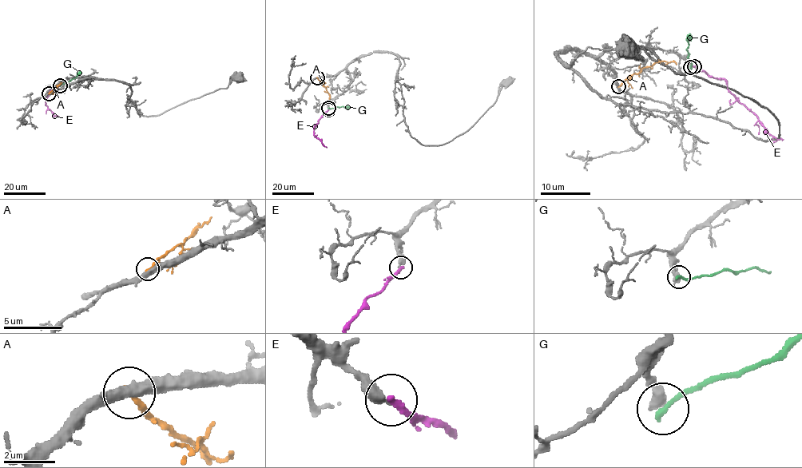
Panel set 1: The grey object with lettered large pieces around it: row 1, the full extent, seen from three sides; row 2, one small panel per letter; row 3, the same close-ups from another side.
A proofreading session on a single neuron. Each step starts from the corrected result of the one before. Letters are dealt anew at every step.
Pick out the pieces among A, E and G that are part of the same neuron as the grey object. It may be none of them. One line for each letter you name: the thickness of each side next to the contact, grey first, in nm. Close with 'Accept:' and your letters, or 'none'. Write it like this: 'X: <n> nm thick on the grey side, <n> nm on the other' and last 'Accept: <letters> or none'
E: 380 nm thick on the grey side, 280 nm on the other
Accept: E

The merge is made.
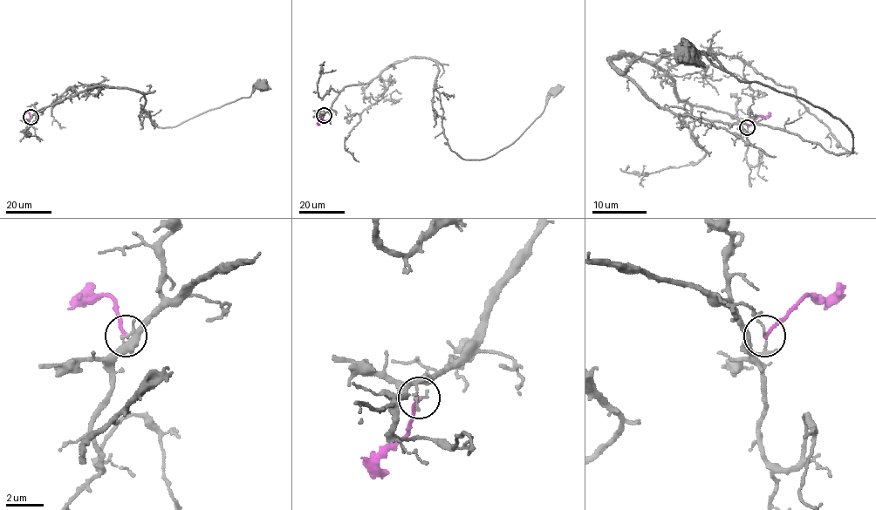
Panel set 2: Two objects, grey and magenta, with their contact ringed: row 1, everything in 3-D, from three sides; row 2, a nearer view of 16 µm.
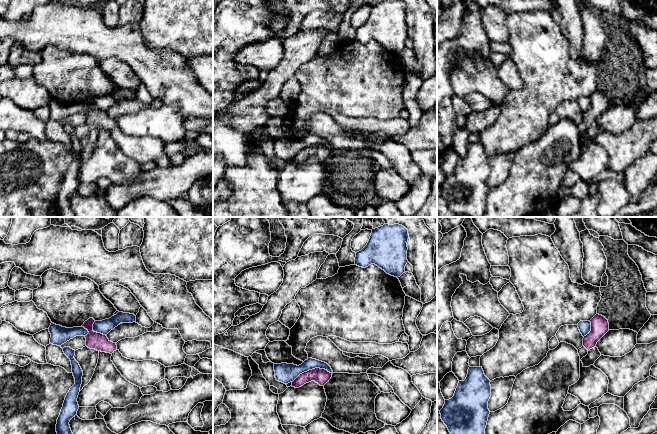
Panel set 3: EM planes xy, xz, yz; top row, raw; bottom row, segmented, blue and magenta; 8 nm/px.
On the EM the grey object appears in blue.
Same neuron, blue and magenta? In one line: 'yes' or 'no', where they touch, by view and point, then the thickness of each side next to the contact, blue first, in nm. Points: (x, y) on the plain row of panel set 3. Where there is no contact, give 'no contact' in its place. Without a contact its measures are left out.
no; meets blue in xz at (312, 144); 160 nm thick on the blue side, 130 nm on the other

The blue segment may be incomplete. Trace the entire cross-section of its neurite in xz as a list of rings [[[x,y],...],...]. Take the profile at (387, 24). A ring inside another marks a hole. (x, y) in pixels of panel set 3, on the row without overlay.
[[[384,0],[372,5],[367,21],[356,29],[355,41],[366,44],[377,41],[387,50],[400,53],[405,49],[408,6],[399,0]]]

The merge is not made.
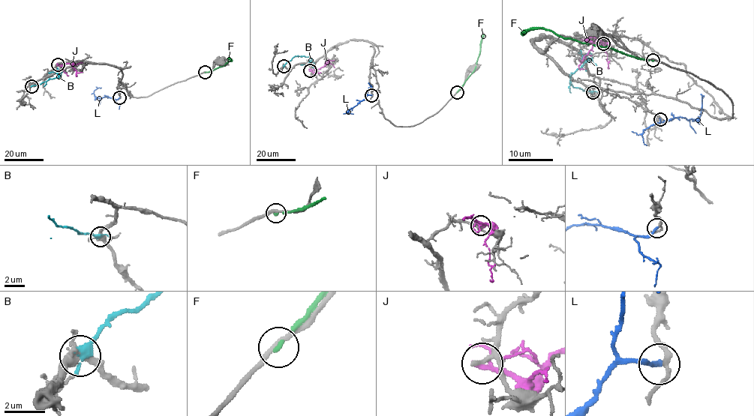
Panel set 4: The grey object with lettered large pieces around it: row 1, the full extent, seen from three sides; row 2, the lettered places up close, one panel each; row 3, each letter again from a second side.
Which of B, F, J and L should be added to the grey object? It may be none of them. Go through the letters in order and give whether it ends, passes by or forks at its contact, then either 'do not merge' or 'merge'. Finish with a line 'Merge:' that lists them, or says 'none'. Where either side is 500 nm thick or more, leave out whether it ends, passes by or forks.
B: it ends there; do not merge
F: it ends there; do not merge
J: it passes by; do not merge
L: it ends there; merge
Merge: L

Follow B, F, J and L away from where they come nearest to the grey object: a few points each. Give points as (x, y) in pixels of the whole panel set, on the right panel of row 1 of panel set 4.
B: (593, 91), (584, 91), (570, 84), (570, 76), (584, 62), (582, 57), (588, 52), (597, 67)
F: (653, 60), (637, 59), (620, 51), (581, 43), (544, 29), (530, 29), (521, 34)
J: (604, 43), (607, 43), (599, 40), (595, 43), (584, 57), (579, 66), (580, 69), (586, 69)
L: (659, 118), (659, 122), (674, 118), (698, 118), (704, 95)

